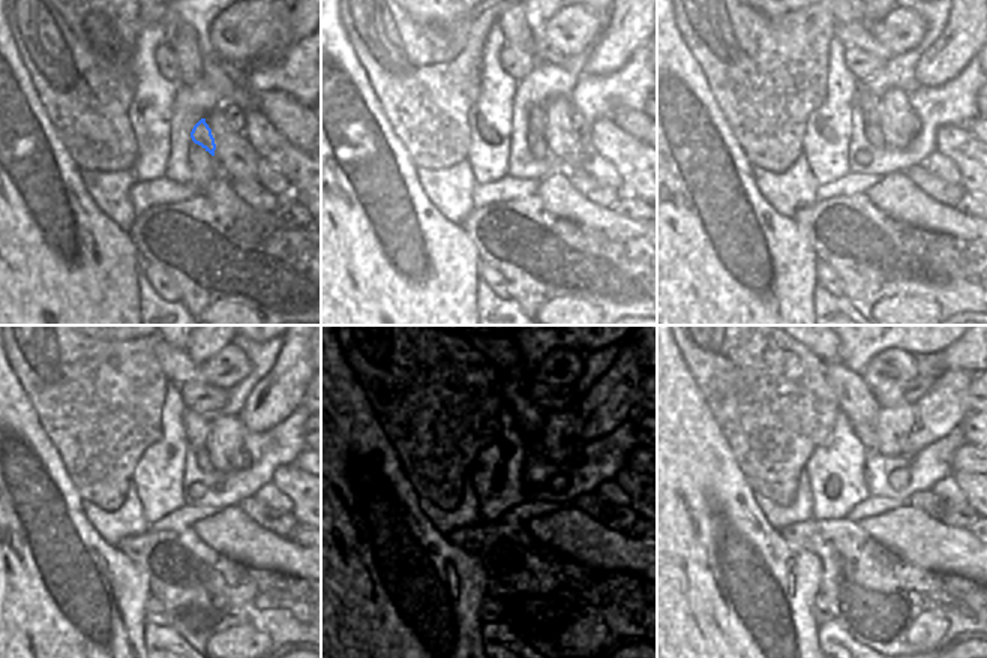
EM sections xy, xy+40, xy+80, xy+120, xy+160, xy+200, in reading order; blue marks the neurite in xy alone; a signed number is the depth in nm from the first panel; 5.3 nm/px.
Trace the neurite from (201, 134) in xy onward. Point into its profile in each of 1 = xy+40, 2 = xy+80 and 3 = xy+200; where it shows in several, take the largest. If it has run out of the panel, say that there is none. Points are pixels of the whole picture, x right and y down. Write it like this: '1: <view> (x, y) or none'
1: xy+40 (536, 114)
2: xy+80 (867, 101)
3: xy+200 (857, 400)

